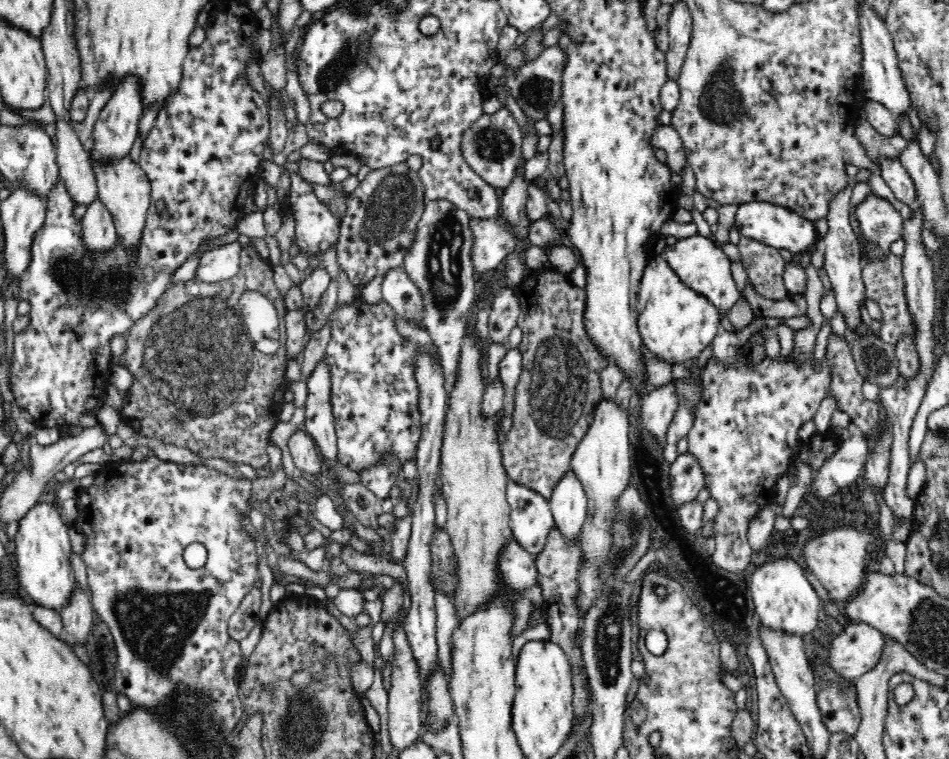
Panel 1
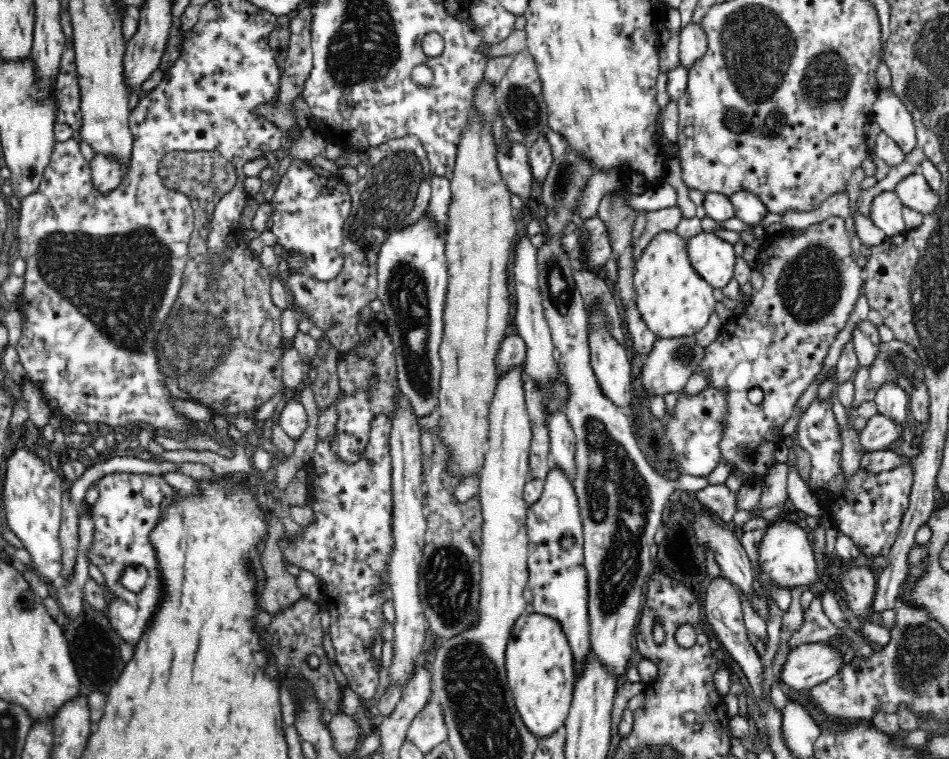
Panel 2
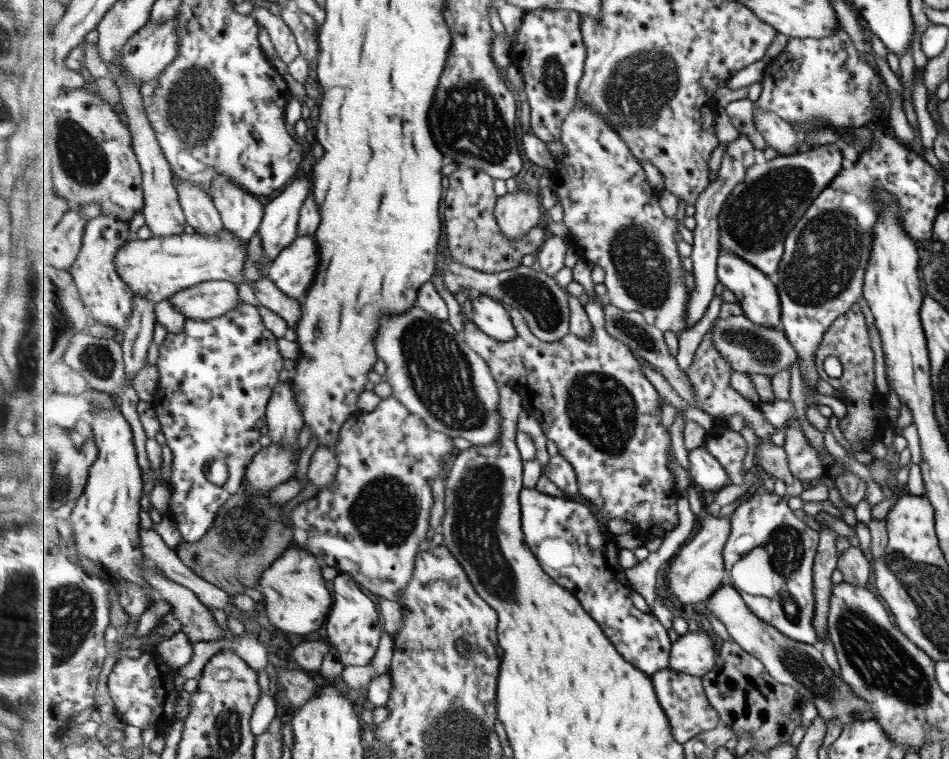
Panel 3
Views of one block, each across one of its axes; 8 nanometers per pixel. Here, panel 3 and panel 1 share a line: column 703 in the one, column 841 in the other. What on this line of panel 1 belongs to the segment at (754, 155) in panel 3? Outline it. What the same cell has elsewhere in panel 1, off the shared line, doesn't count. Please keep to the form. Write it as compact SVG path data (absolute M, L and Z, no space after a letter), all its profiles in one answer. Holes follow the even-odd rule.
M846 187L844 192L836 195L831 202L826 218L827 233L824 235L822 243L825 248L824 268L833 285L836 303L838 304L838 312L844 316L847 327L856 332L856 328L863 323L862 316L860 316L860 304L865 302L867 297L866 286L862 278L861 245L852 230L848 216L850 196L852 194L851 190L852 187Z

